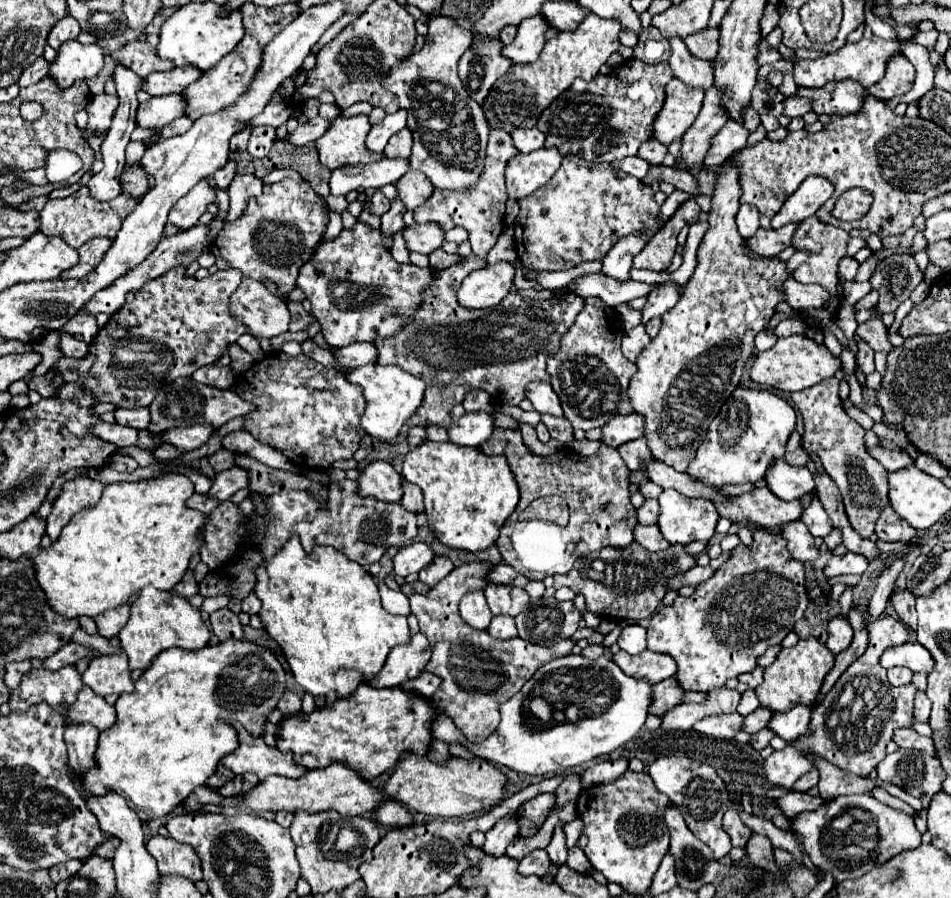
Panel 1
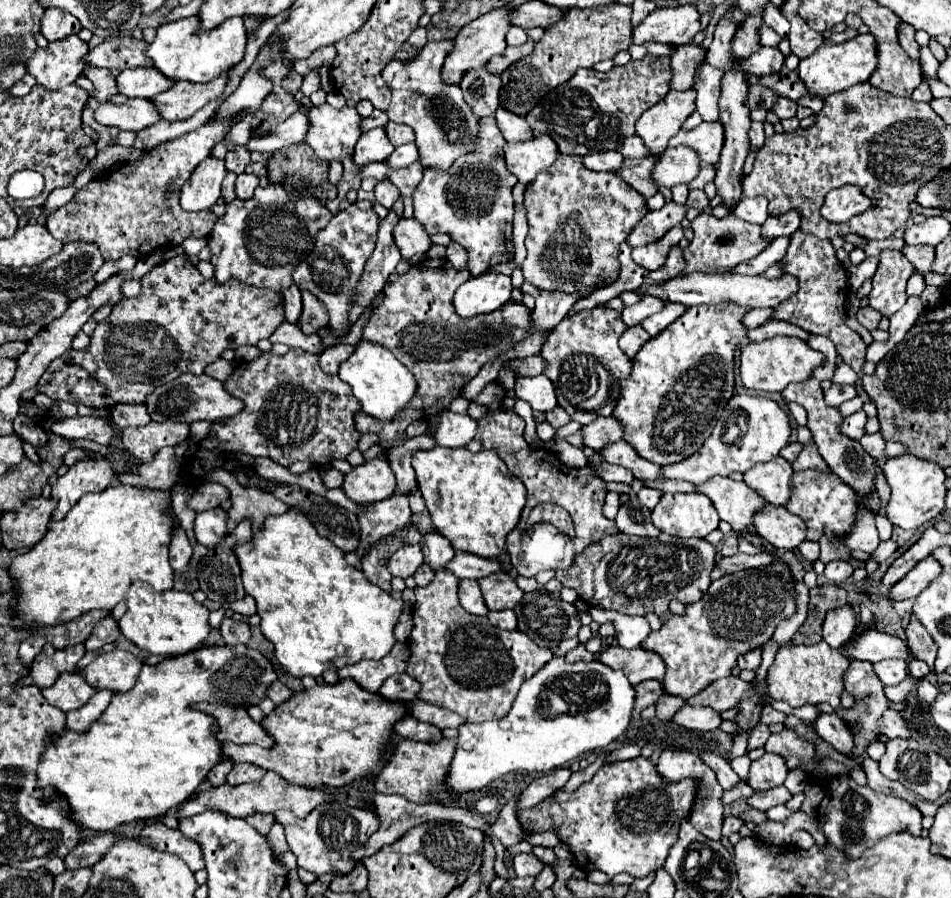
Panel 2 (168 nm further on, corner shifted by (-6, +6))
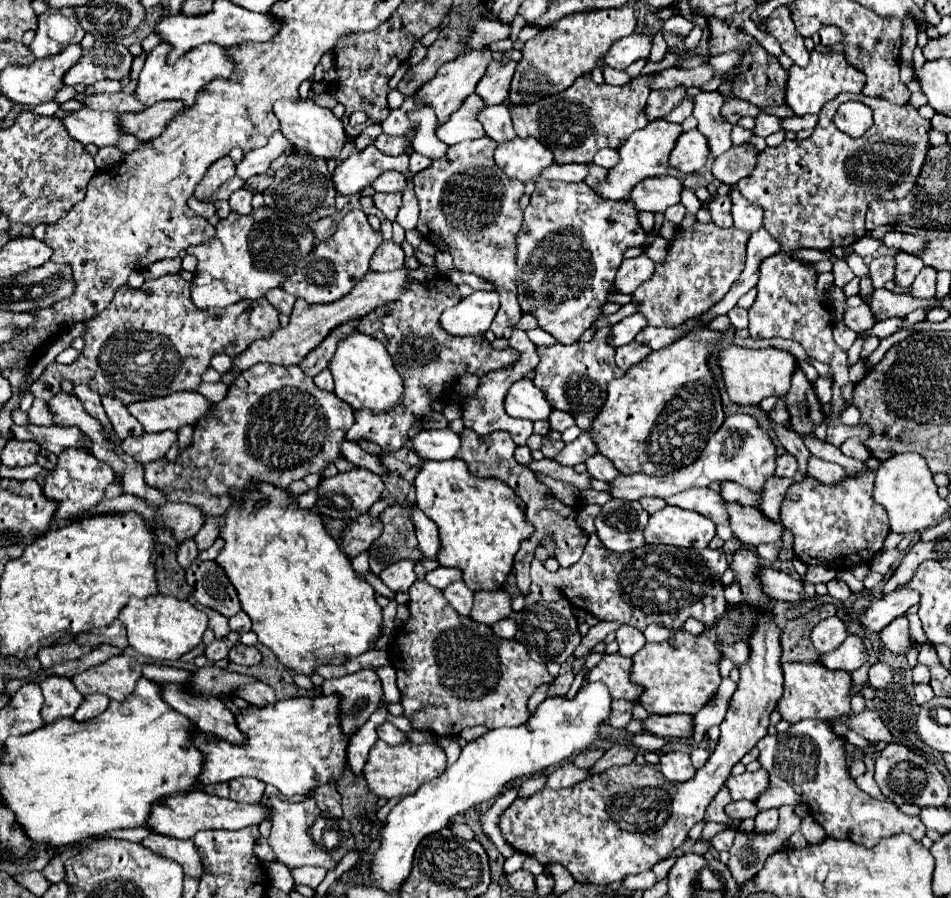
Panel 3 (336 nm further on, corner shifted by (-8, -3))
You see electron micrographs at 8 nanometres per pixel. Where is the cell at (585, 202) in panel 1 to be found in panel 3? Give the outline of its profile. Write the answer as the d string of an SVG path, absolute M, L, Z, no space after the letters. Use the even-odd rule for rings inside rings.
M544 178L536 180L536 190L530 196L530 204L524 210L524 224L522 224L522 230L518 232L518 302L520 302L522 312L534 314L536 320L538 320L538 326L542 330L550 332L552 336L556 336L558 342L562 342L562 344L574 344L574 342L578 342L582 332L588 330L598 320L598 316L602 314L602 306L608 302L608 294L610 292L618 294L618 290L614 288L614 276L616 276L616 272L620 268L624 252L628 248L632 248L632 246L644 246L644 240L646 240L646 232L642 230L642 226L638 222L638 210L634 208L634 204L630 200L608 200L608 198L602 198L586 182L570 184L570 182L544 180Z

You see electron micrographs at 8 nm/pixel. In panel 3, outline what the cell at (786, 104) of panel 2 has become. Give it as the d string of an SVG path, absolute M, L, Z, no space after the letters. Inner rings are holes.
M762 114L756 118L756 128L754 128L754 134L756 136L768 136L772 132L778 132L782 130L782 120L778 116L772 116L772 114Z

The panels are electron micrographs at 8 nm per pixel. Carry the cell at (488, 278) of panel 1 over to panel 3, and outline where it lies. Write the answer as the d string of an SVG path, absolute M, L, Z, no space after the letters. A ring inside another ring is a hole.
M472 292L440 316L442 328L452 336L484 334L500 308L498 292Z

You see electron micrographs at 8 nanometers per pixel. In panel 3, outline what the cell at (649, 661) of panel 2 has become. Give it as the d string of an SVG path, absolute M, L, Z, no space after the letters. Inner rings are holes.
M604 654L604 658L588 672L588 680L602 680L612 698L626 698L634 700L642 694L642 686L634 684L630 680L630 668L632 668L632 658L624 658L622 654Z

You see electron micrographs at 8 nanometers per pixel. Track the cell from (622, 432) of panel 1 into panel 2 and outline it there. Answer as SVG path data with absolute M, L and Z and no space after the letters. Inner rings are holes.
M598 417L590 425L582 427L580 433L584 439L584 447L590 447L594 451L620 441L624 435L622 425L614 417Z

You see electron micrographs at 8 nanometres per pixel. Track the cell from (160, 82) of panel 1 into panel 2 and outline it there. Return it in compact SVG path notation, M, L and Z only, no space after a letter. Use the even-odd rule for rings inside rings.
M136 67L136 69L128 69L122 71L116 77L116 85L120 95L124 97L154 97L162 91L168 91L168 87L172 87L172 79L164 77L160 71L154 71L150 67Z

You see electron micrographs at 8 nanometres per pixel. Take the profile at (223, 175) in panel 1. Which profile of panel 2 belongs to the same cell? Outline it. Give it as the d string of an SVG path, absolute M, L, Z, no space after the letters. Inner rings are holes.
M228 173L224 177L224 183L222 183L222 197L226 203L234 201L236 199L236 193L234 193L234 181L236 181L236 175L234 173Z

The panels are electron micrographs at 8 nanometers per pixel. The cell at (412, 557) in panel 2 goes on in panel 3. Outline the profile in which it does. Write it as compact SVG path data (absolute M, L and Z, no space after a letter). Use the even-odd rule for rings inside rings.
M402 560L396 562L380 572L380 580L392 590L392 592L408 592L412 582L416 580L414 574L414 562L412 560Z

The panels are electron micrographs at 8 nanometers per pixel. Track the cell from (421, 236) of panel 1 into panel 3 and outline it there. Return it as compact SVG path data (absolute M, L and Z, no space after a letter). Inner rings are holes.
M386 240L382 246L378 246L378 250L374 252L372 260L370 260L370 268L374 272L388 272L388 270L400 270L404 266L406 254L402 250L400 244L396 244L394 240Z

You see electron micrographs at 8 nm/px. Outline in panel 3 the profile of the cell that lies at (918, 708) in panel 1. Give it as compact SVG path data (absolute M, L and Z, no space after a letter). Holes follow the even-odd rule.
M914 684L914 694L916 694L916 702L918 704L924 704L934 696L930 684Z

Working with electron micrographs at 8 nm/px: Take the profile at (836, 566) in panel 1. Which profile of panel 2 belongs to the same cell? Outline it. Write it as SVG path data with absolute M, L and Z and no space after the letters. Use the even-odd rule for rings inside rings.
M830 561L824 569L824 575L828 581L840 583L840 581L846 581L852 575L852 571L854 571L854 567L846 561Z

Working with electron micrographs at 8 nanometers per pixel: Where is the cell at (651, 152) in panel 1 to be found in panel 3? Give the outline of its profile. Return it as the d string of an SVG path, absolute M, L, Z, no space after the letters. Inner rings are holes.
M602 148L596 156L594 156L594 164L598 166L604 166L604 168L614 168L618 164L620 156L618 156L618 150L612 150L612 148Z

